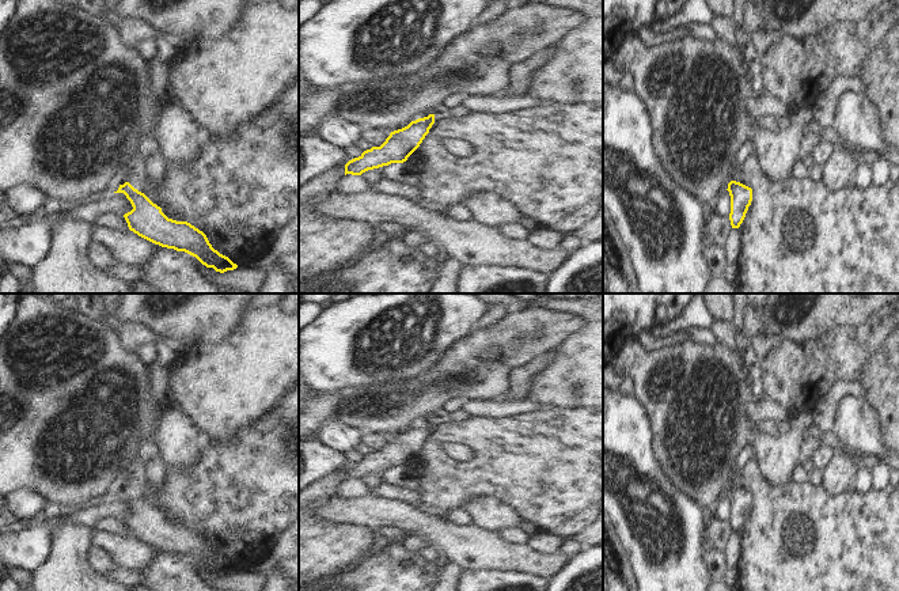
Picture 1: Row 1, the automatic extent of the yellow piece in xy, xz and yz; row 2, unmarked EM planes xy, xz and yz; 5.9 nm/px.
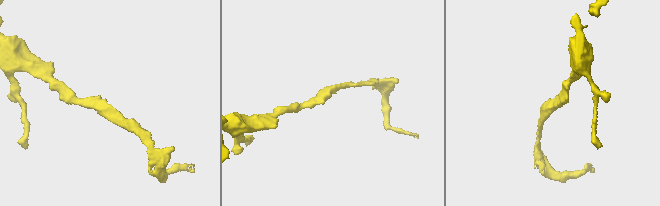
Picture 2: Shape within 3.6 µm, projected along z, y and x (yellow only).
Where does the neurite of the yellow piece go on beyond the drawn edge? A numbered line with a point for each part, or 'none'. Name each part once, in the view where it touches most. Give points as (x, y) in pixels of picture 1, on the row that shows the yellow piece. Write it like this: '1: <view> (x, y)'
none

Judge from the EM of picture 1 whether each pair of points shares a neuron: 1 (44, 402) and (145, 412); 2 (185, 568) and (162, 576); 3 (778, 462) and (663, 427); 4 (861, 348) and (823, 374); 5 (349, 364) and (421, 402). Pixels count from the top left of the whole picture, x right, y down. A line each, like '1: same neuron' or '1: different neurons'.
1: same neuron
2: same neuron
3: same neuron
4: same neuron
5: different neurons

